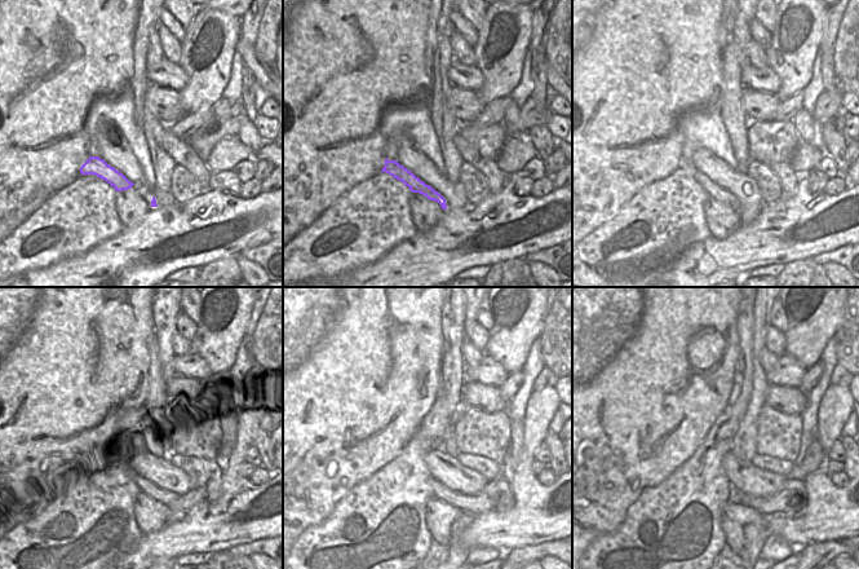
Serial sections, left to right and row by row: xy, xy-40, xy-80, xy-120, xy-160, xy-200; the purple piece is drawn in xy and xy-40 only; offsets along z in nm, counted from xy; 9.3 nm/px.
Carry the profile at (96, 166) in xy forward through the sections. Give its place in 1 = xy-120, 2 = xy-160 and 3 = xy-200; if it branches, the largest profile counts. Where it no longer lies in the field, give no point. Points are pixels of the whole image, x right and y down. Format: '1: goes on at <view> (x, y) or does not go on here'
1: goes on at xy-120 (211, 492)
2: goes on at xy-160 (497, 495)
3: goes on at xy-200 (792, 497)

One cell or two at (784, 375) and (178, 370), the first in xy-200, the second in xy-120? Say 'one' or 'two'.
one

